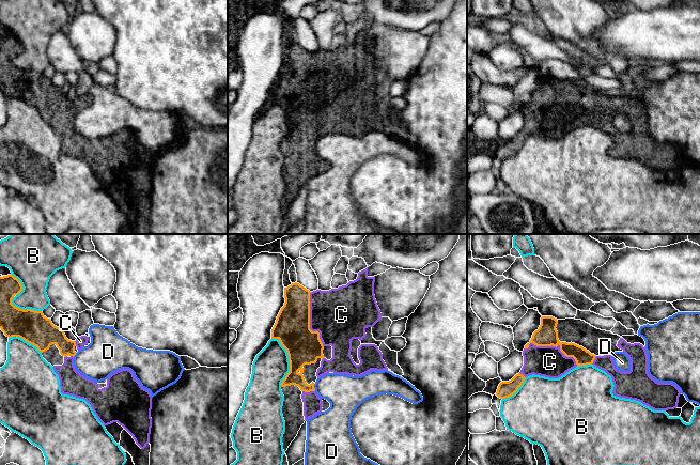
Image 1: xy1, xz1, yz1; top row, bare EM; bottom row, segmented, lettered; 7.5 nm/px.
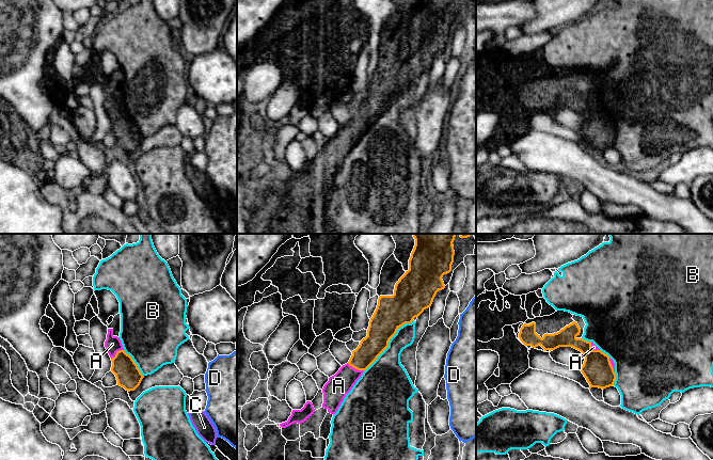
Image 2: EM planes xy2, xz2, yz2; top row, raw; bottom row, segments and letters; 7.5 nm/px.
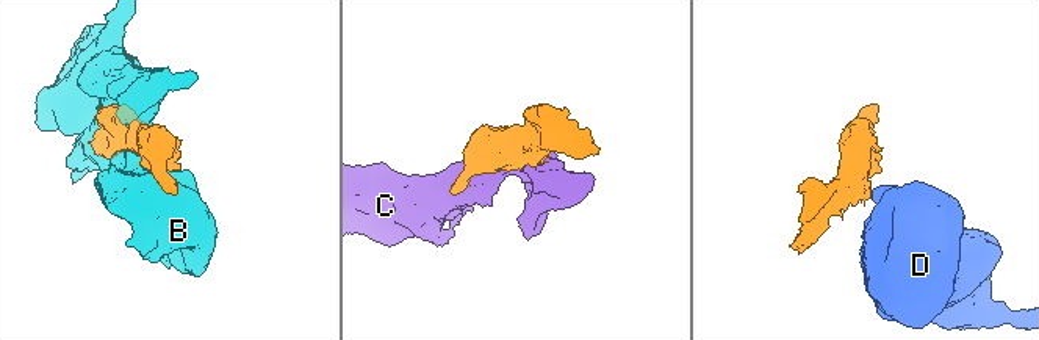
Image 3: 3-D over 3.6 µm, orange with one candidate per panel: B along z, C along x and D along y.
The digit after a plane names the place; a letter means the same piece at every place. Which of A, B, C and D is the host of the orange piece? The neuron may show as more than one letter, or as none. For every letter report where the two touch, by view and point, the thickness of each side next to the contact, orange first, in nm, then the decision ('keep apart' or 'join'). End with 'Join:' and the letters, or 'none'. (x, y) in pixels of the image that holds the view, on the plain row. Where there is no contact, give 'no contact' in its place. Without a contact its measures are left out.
A: xz2 (355, 129) | 170/180 nm | join
B: xz2 (387, 104) | 240/280 nm | keep apart
C: yz1 (554, 106) | 160/240 nm | join
D: xz1 (313, 148) | 140/280 nm | keep apart
Join: A, C

